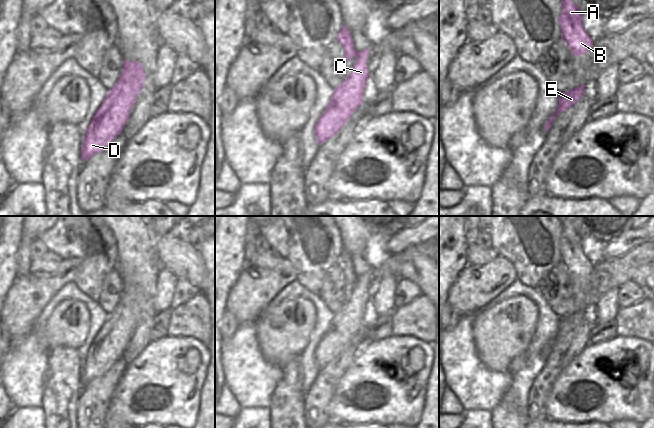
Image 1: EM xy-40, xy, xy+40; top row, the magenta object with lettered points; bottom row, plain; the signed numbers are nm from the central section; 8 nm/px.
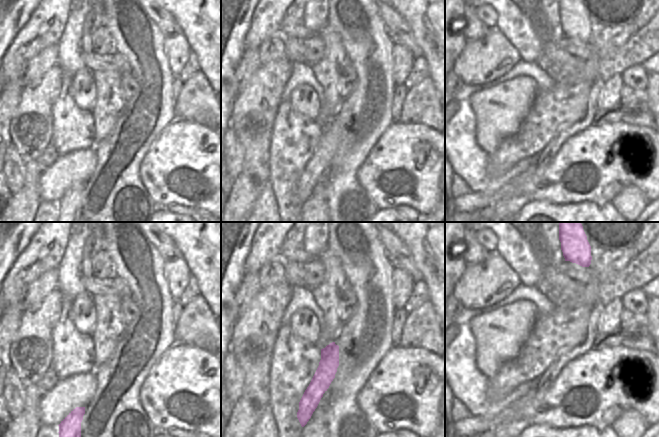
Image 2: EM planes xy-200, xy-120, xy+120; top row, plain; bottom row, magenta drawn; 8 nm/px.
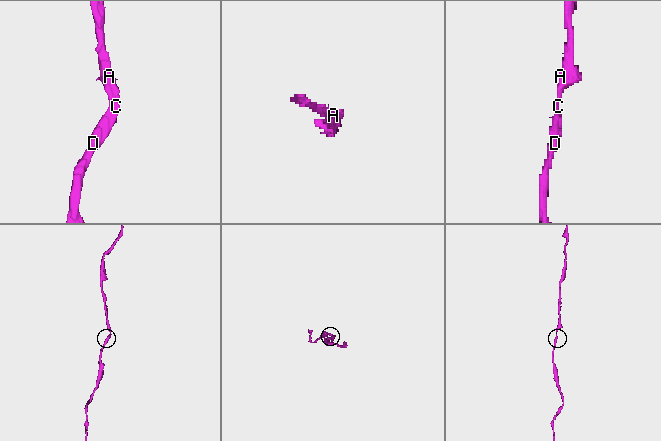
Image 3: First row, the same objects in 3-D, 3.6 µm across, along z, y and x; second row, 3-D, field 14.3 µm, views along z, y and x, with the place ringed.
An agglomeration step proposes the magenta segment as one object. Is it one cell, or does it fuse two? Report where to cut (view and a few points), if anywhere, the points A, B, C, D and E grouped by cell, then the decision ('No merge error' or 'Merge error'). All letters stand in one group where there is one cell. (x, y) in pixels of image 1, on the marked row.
No split. Groups: A B C D E. No merge error.

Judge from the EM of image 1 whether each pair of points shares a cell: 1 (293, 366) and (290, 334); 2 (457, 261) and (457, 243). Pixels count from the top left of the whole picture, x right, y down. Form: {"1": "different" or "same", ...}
{"1": "different", "2": "same"}

